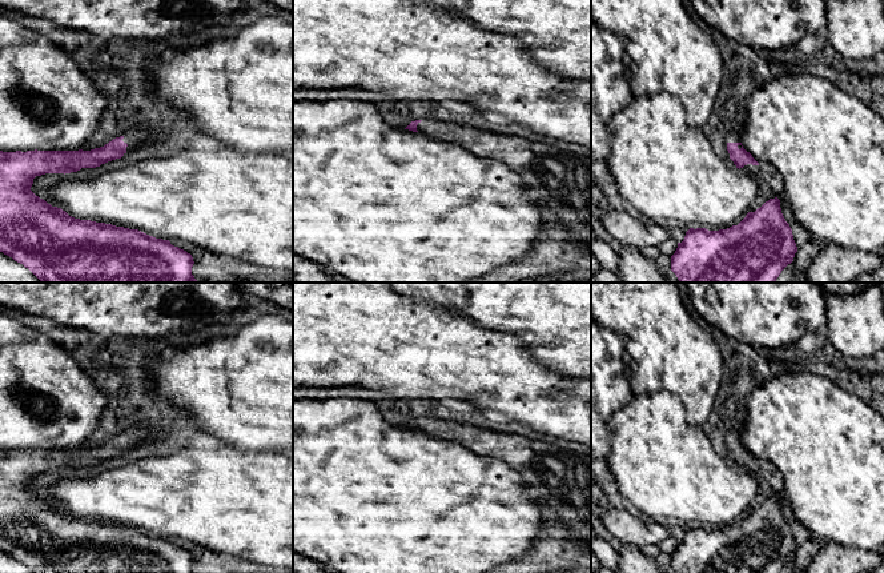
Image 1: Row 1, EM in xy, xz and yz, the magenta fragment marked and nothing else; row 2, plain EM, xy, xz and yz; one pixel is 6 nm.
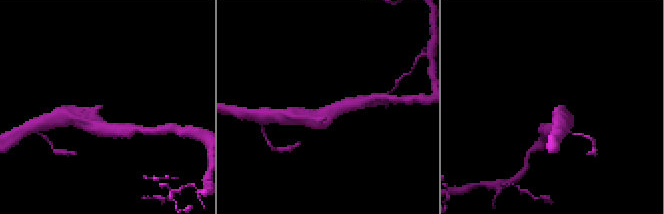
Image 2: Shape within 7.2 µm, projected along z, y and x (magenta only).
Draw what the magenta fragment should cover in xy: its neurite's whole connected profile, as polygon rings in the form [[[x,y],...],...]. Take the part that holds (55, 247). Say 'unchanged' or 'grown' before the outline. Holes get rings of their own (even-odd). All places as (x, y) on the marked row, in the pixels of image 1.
grown; [[[126,132],[91,151],[0,151],[0,252],[28,268],[40,283],[198,283],[192,275],[192,255],[169,240],[75,219],[31,191],[36,176],[96,168],[144,141],[144,132]]]

